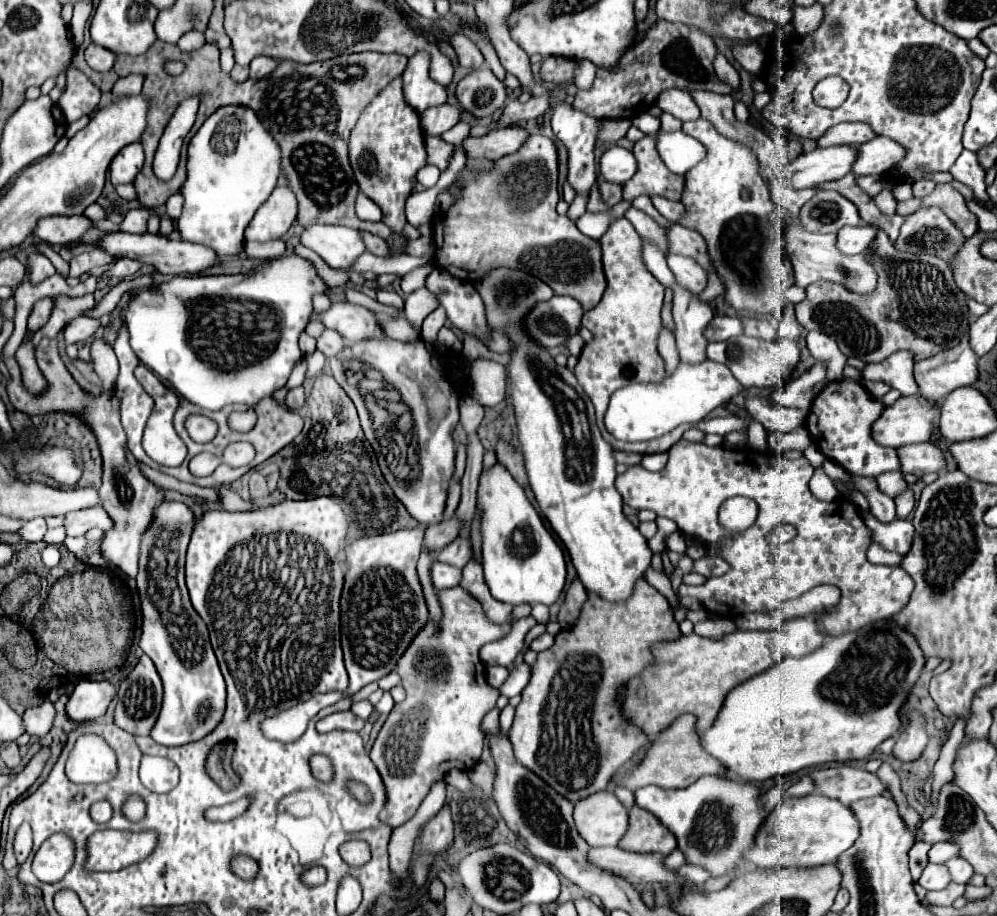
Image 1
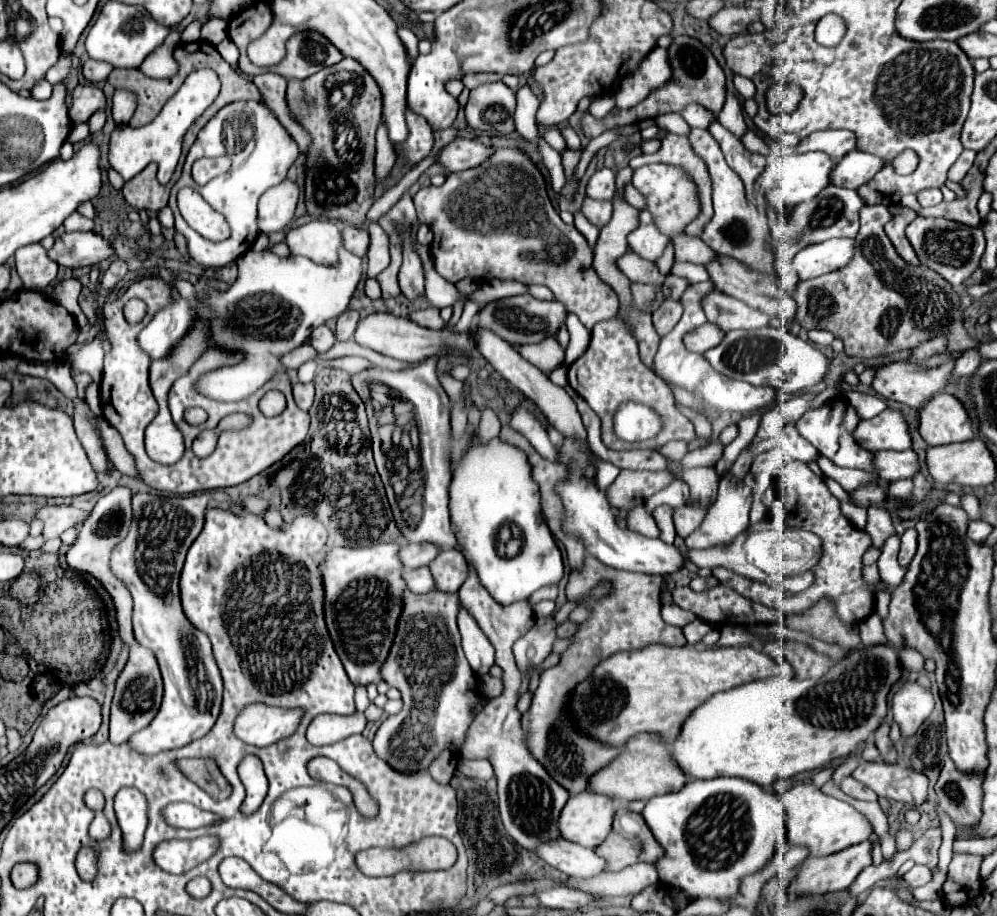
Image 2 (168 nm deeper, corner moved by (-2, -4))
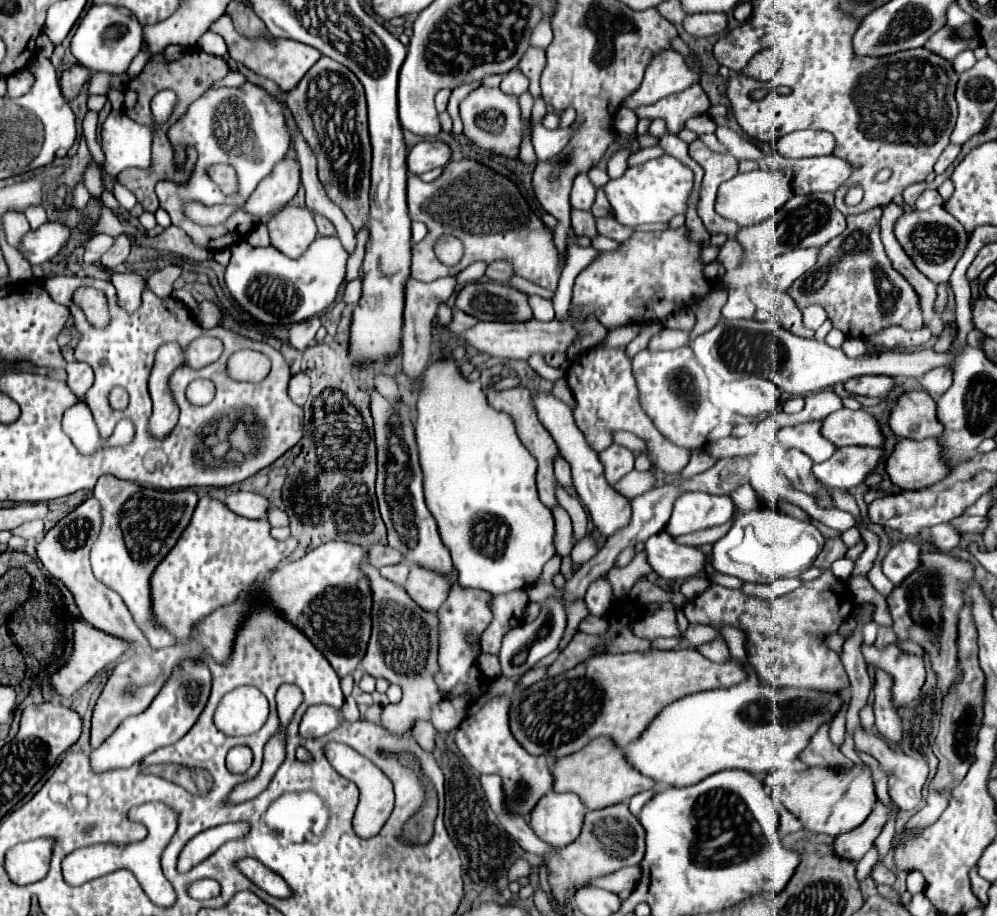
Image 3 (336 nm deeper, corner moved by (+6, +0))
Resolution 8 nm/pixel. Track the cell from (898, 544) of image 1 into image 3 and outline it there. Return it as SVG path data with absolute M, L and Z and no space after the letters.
M906 539L894 545L882 559L882 573L894 583L894 587L898 587L920 565L920 545L914 539Z

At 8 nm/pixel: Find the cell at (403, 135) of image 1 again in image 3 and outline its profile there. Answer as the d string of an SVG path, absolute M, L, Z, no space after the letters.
M446 277L432 281L432 285L410 279L406 283L406 307L404 307L404 331L402 331L402 371L404 375L416 383L418 377L424 373L430 355L432 355L432 335L430 335L430 321L436 313L438 303L446 301L456 291L456 277Z

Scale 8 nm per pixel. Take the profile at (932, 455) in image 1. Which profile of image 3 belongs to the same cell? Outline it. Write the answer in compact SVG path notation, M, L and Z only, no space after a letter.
M840 447L830 459L812 465L812 469L826 485L850 489L860 485L866 475L876 469L882 453L878 447Z

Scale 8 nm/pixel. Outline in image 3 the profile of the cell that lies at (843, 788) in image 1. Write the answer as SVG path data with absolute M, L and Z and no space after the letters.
M858 725L856 731L854 731L854 743L856 743L858 751L864 751L864 753L872 755L880 763L880 767L888 773L888 777L890 777L888 779L888 791L890 791L892 801L896 801L900 809L906 809L906 811L916 809L920 805L920 801L922 801L922 785L924 785L924 781L928 777L928 765L926 765L926 761L892 751L884 739L872 735L862 725Z

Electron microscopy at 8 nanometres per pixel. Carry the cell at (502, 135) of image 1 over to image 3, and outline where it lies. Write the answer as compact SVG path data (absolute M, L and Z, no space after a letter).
M422 141L416 143L410 151L408 151L408 171L412 175L422 175L434 167L442 167L448 163L450 159L450 147L442 141Z

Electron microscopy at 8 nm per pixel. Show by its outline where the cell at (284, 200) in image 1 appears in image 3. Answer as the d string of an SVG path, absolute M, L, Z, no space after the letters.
M282 159L258 189L248 197L246 211L258 217L270 217L278 213L298 191L300 185L300 165L296 159Z

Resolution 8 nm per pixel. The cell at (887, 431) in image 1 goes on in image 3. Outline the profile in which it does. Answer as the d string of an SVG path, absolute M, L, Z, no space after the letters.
M840 409L830 413L826 419L822 419L822 437L834 443L836 447L846 445L880 447L884 441L876 419L862 409L858 411Z

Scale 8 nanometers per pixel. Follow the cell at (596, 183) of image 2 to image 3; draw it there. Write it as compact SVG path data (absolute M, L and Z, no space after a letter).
M584 173L578 175L572 185L572 191L570 191L570 207L580 209L580 211L590 211L594 197L596 197L596 189L590 183L588 175L584 175Z

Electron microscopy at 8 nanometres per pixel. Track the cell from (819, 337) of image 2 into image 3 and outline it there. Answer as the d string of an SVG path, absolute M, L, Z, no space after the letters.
M810 305L810 307L802 309L802 313L804 313L804 325L814 331L826 321L826 311L820 305Z

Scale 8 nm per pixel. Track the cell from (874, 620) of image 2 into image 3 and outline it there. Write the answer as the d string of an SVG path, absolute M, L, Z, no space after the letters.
M862 644L861 651L868 665L886 669L894 677L894 705L908 705L920 695L926 677L922 655L902 653L896 645L876 649L874 645Z

